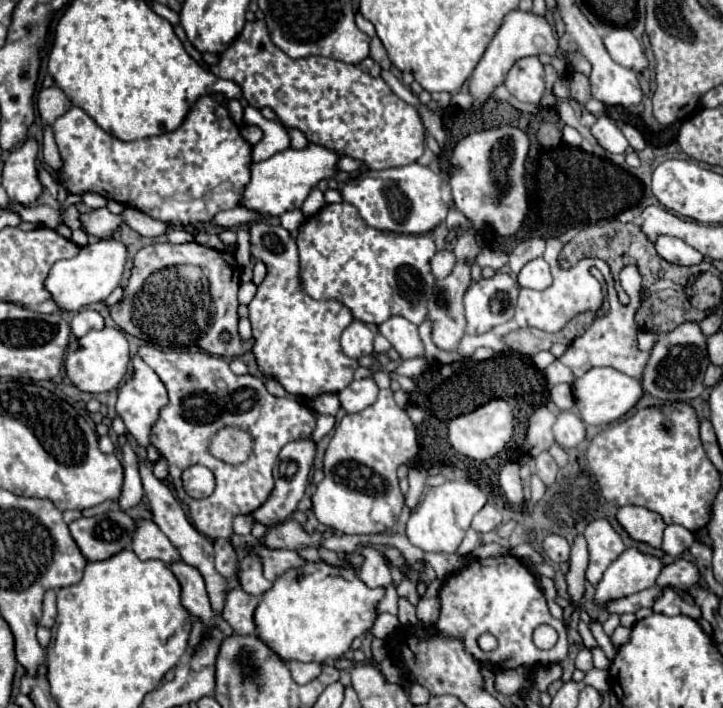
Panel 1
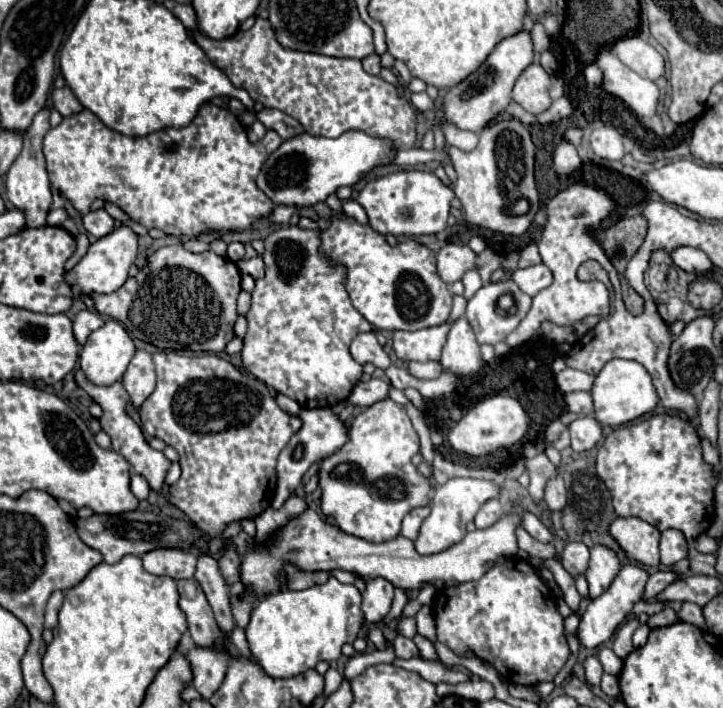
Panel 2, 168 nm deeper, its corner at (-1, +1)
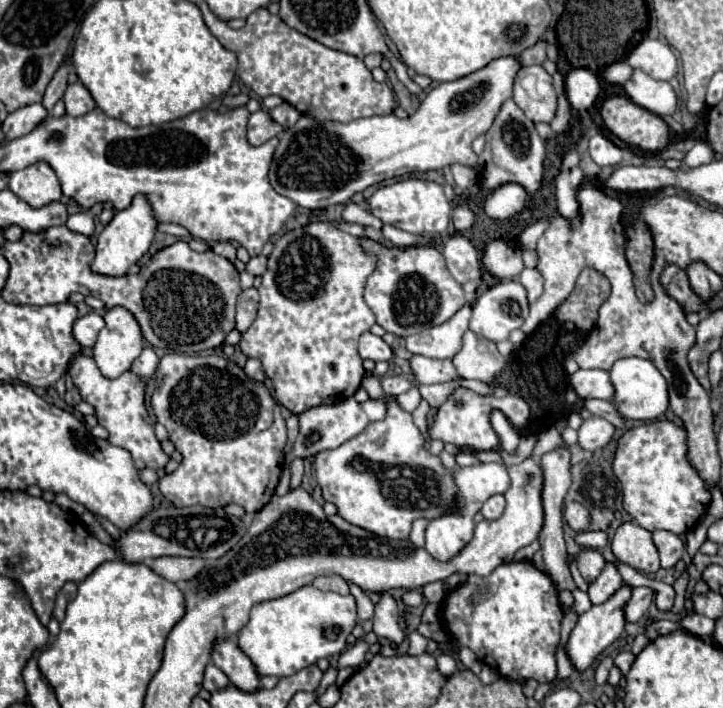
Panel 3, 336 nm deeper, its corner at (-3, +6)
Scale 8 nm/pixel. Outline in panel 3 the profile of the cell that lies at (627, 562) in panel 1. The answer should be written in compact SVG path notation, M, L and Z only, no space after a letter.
M623 583L621 589L617 589L617 593L615 593L613 597L609 597L605 603L593 605L589 611L585 611L583 615L579 615L579 621L577 621L577 625L573 627L571 637L569 637L569 643L567 643L567 653L569 653L575 669L585 671L585 669L595 661L595 657L597 657L605 647L609 647L609 645L623 633L623 627L625 627L623 607L625 607L625 603L627 603L629 597L631 597L631 591L633 591L633 587L631 587L629 583Z

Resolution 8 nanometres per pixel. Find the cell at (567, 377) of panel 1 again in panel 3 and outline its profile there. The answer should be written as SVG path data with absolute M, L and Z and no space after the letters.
M579 369L569 375L569 383L573 385L575 393L585 397L597 397L605 401L613 401L613 385L609 381L609 373L601 369Z

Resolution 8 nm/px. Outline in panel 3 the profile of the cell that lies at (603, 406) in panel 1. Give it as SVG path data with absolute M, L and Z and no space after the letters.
M639 357L619 359L613 363L609 377L615 387L613 401L615 401L621 417L639 419L639 421L653 421L667 411L667 407L669 407L667 383L665 383L663 375L659 373L659 369L649 359L639 359Z

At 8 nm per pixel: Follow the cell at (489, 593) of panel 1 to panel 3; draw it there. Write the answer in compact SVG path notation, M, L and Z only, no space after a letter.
M531 561L499 565L489 577L469 575L465 583L447 593L441 619L455 643L471 649L501 677L519 683L527 679L549 683L557 677L555 651L563 609L553 581Z

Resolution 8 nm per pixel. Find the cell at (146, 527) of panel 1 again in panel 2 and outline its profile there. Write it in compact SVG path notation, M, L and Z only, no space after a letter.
M153 550L143 554L143 568L157 576L169 576L173 580L187 580L195 576L197 556L183 550Z

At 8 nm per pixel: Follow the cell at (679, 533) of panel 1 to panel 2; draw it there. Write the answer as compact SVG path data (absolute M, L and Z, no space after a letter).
M679 530L661 532L659 550L661 550L661 564L673 566L675 562L679 562L679 560L683 560L687 556L685 536Z

